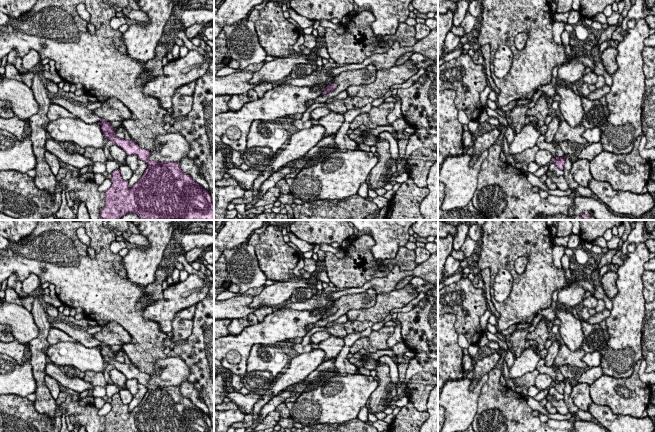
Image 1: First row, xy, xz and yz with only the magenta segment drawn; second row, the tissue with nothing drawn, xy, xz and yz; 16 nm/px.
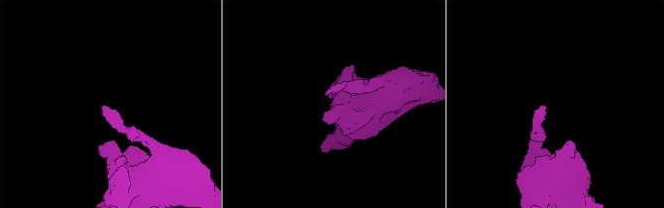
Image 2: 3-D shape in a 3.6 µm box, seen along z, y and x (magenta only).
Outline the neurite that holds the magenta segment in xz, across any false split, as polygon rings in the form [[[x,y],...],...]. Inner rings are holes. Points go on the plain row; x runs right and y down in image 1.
[[[327,306],[320,307],[320,308],[314,309],[311,314],[315,315],[320,311],[324,312],[322,319],[325,319],[325,318],[329,317],[330,315],[334,314],[337,311],[337,308],[333,307],[333,308],[328,309]]]

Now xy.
[[[53,322],[51,327],[64,331],[78,343],[87,348],[99,347],[105,362],[121,371],[127,379],[137,379],[138,383],[145,385],[148,391],[140,404],[131,412],[128,405],[121,400],[120,394],[111,397],[111,411],[105,416],[104,432],[214,432],[210,417],[195,406],[190,399],[184,397],[179,386],[156,386],[149,383],[149,374],[140,372],[133,364],[123,364],[115,360],[115,353],[106,344],[101,343],[86,329],[75,329],[70,323]]]

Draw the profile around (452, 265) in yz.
[[[449,255],[445,261],[443,270],[443,279],[453,276],[457,271],[459,271],[460,260],[455,259],[452,255]]]

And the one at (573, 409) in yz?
[[[565,378],[564,383],[565,383],[565,387],[563,393],[564,395],[563,400],[566,403],[569,412],[572,414],[576,414],[579,411],[579,408],[574,405],[573,399],[571,398],[572,385],[570,381],[567,380],[567,378]]]

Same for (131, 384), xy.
[[[127,379],[126,389],[134,396],[138,392],[138,384],[137,379]]]

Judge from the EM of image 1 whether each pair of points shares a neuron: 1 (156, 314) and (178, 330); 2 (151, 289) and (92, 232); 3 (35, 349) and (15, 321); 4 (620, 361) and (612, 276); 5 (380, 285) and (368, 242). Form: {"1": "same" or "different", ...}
{"1": "different", "2": "different", "3": "different", "4": "different", "5": "different"}

